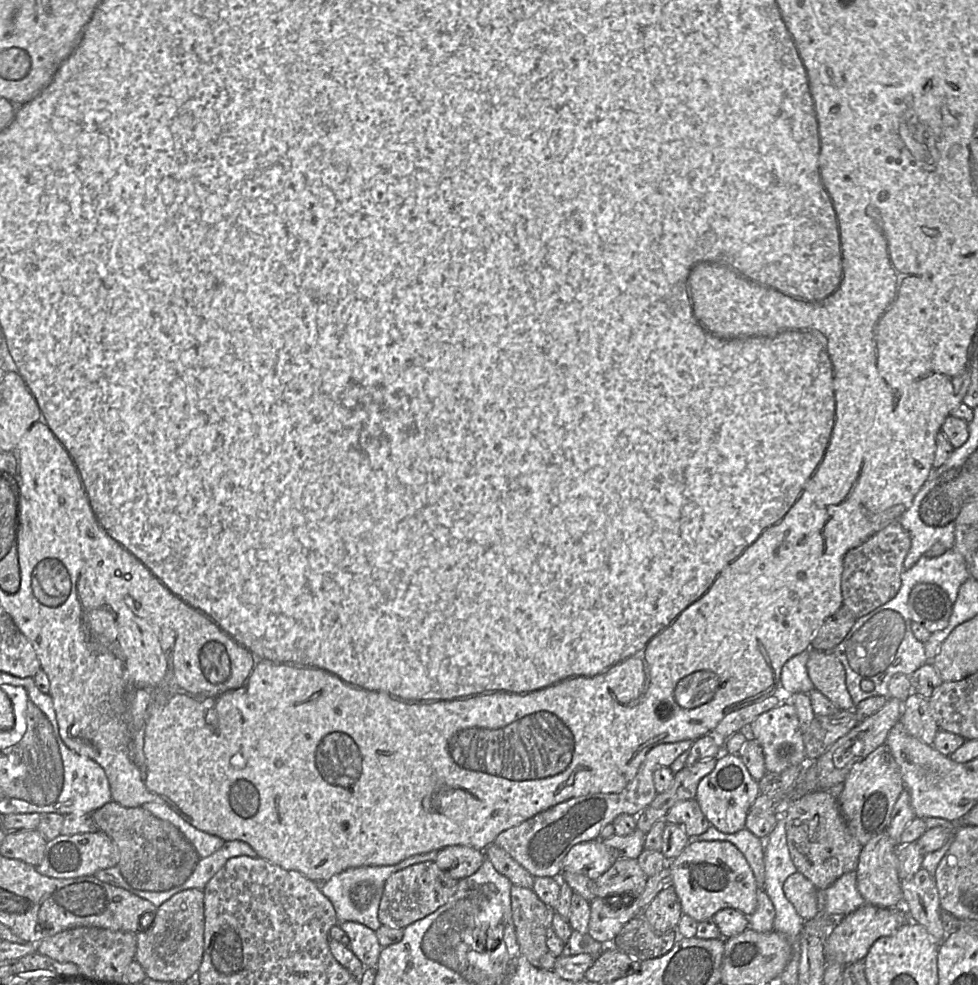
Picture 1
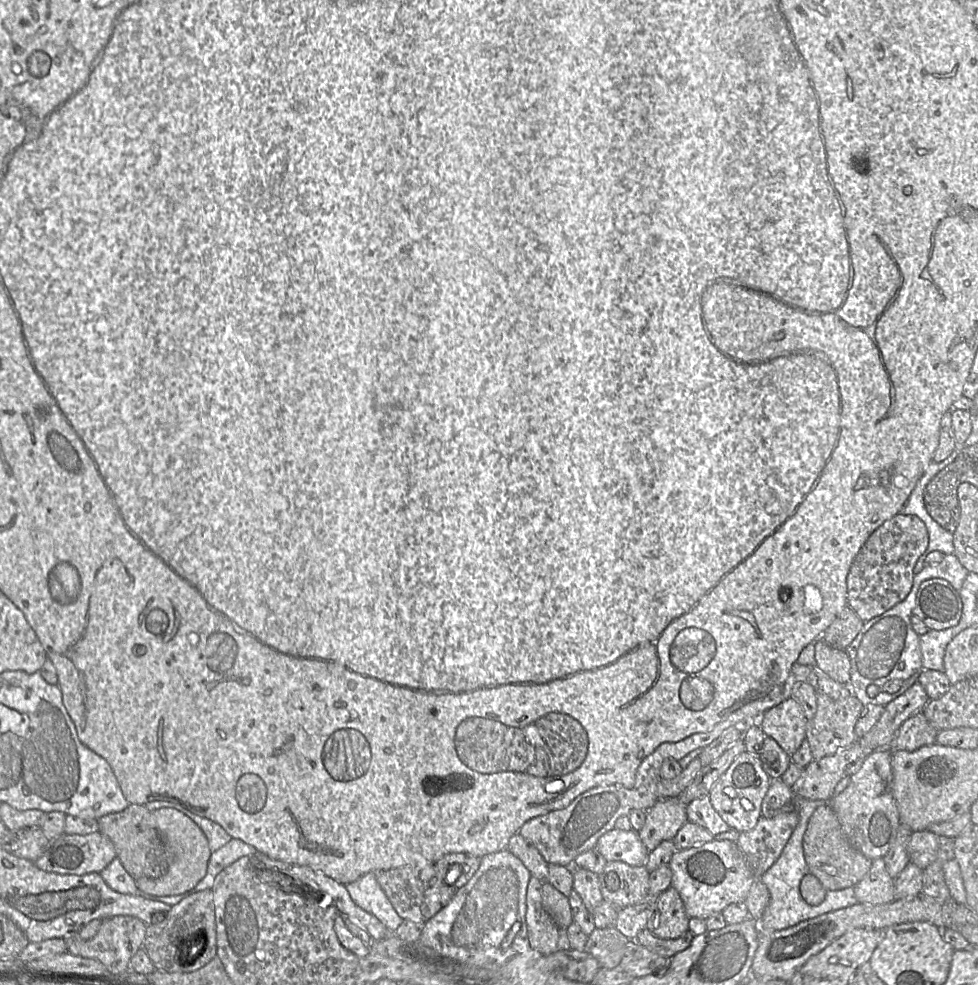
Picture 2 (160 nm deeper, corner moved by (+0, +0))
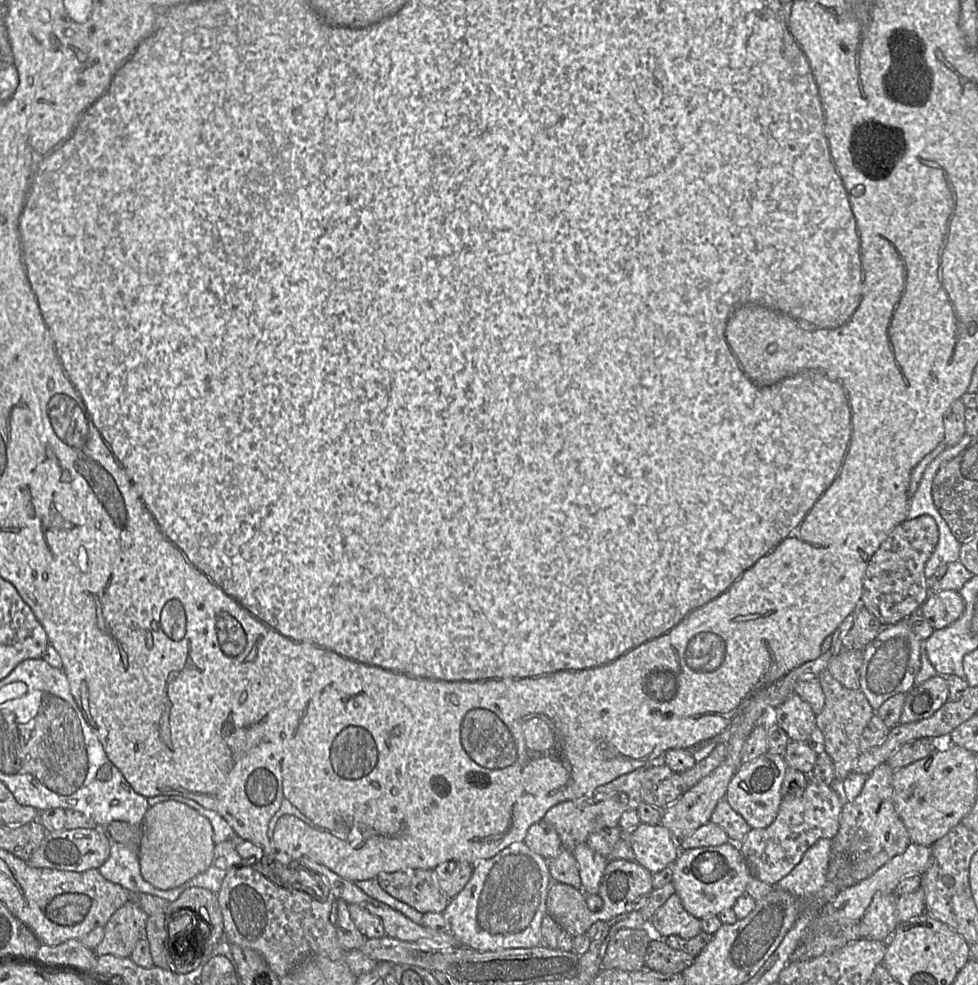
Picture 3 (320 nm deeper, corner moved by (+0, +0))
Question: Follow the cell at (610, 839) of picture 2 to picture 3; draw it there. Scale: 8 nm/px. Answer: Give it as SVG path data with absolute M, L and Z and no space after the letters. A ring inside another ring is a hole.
M640 823L627 834L634 852L634 861L651 873L671 867L681 851L680 841L661 824Z

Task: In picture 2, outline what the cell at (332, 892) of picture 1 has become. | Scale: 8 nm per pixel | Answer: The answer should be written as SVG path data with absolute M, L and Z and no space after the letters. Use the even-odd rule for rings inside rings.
M368 872L345 887L354 903L375 916L389 932L404 921L395 911L385 892L377 881L376 872Z

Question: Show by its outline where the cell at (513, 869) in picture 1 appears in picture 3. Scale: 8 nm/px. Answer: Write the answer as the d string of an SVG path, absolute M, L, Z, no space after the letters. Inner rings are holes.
M542 820L529 827L524 843L547 861L564 851L557 832Z

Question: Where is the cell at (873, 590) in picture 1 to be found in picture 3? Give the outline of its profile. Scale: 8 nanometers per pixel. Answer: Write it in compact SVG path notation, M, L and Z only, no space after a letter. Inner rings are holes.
M929 515L906 519L896 526L871 557L863 577L861 604L884 626L907 619L930 595L924 568L938 544L939 530Z

